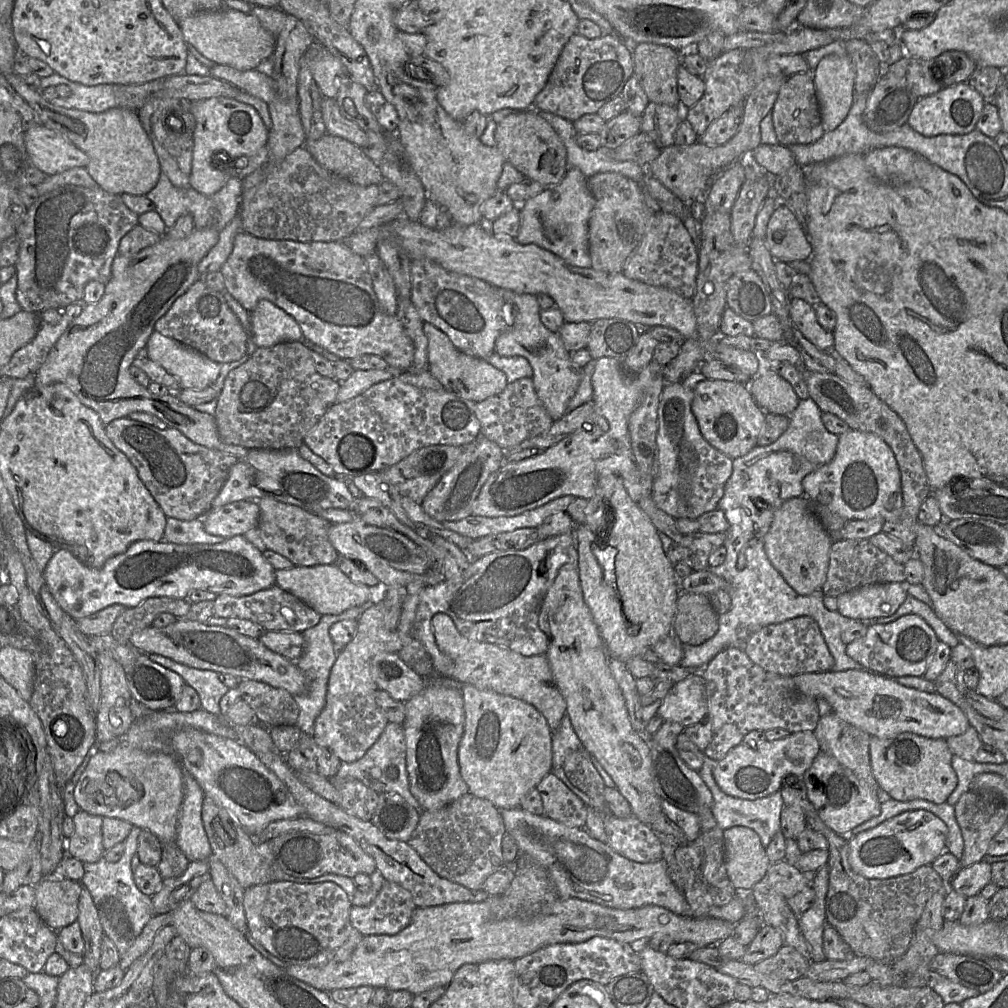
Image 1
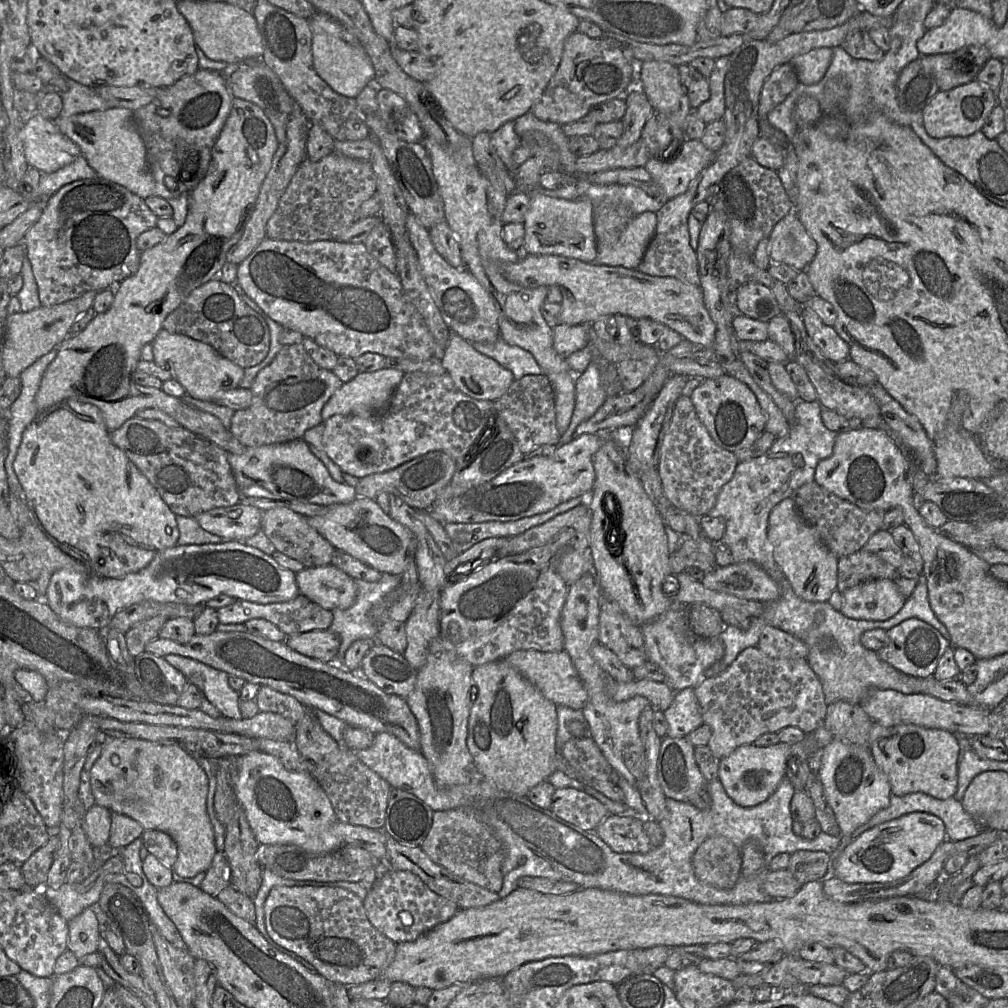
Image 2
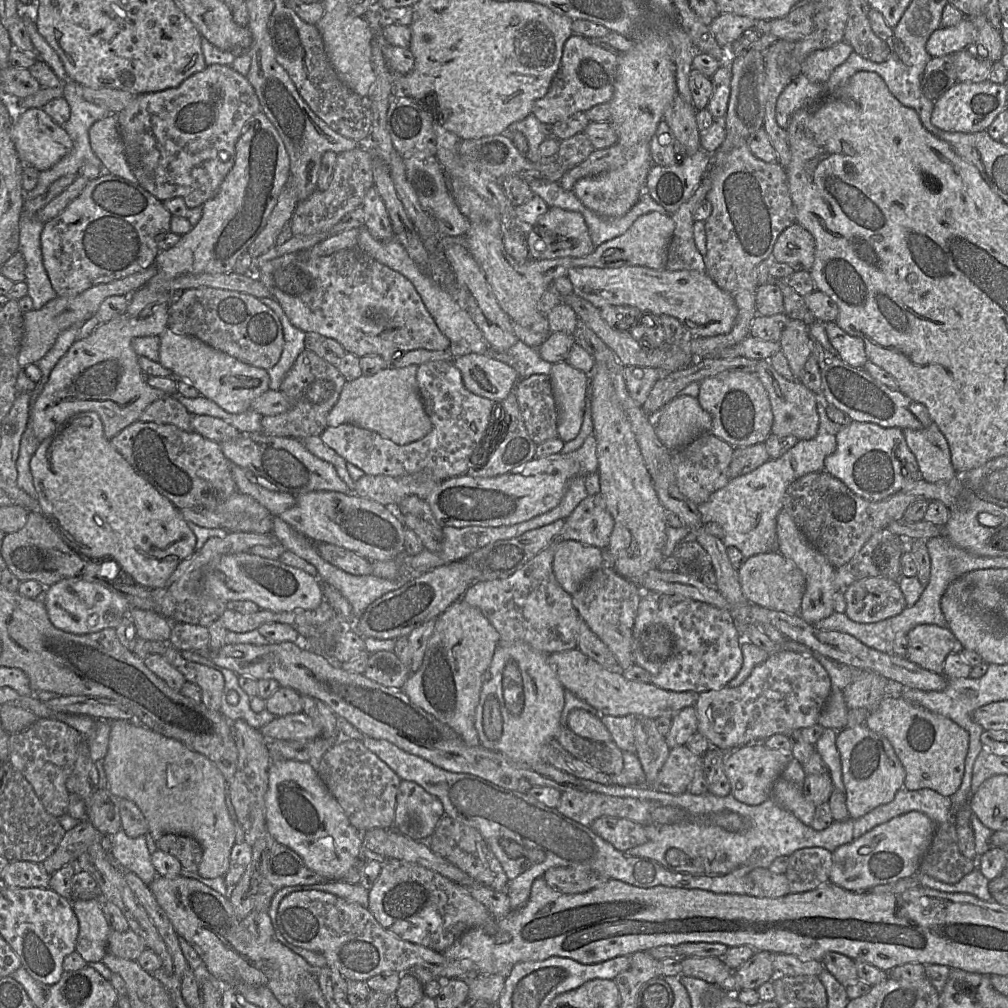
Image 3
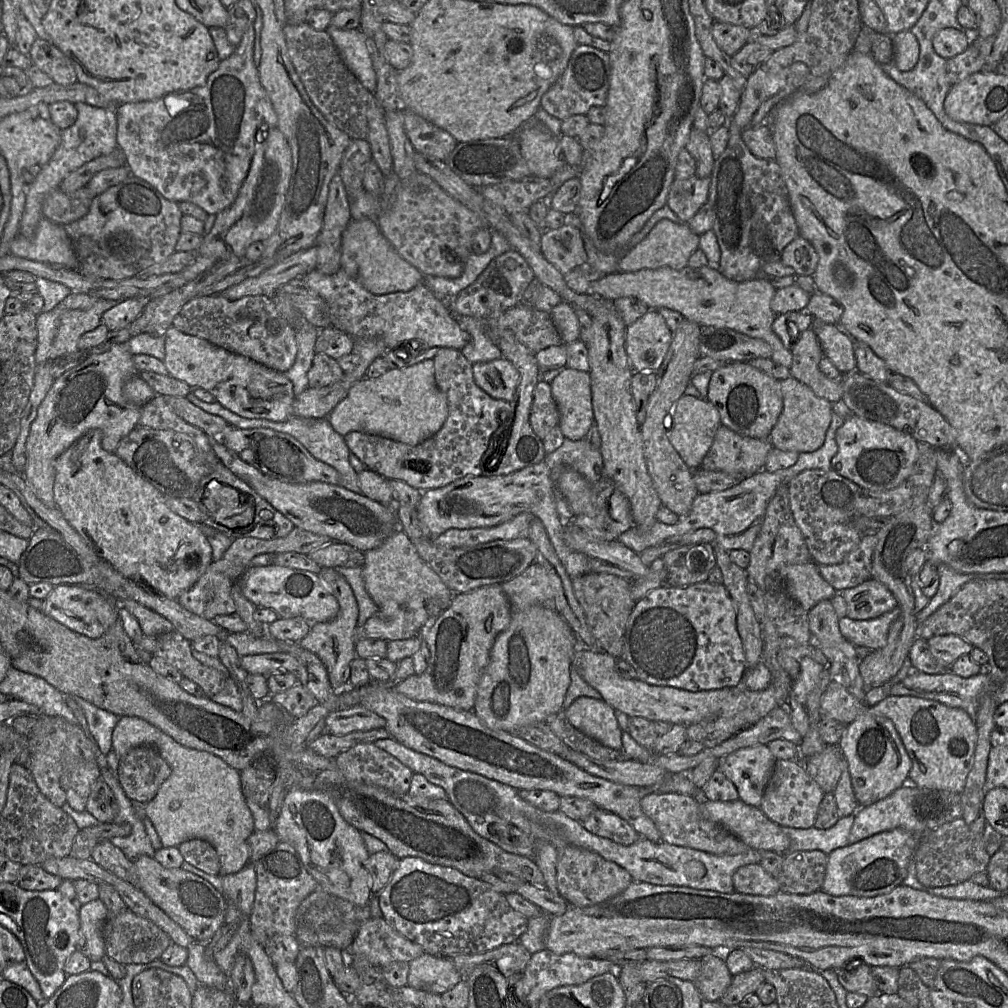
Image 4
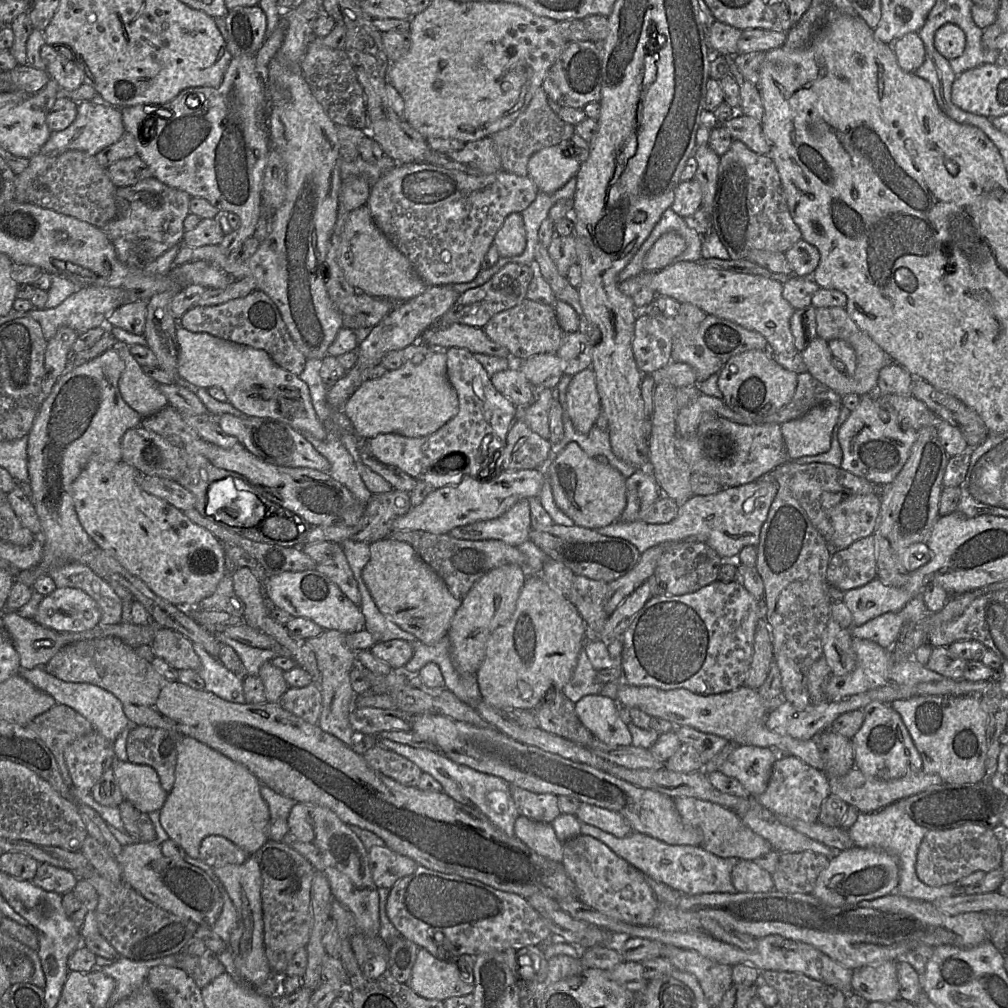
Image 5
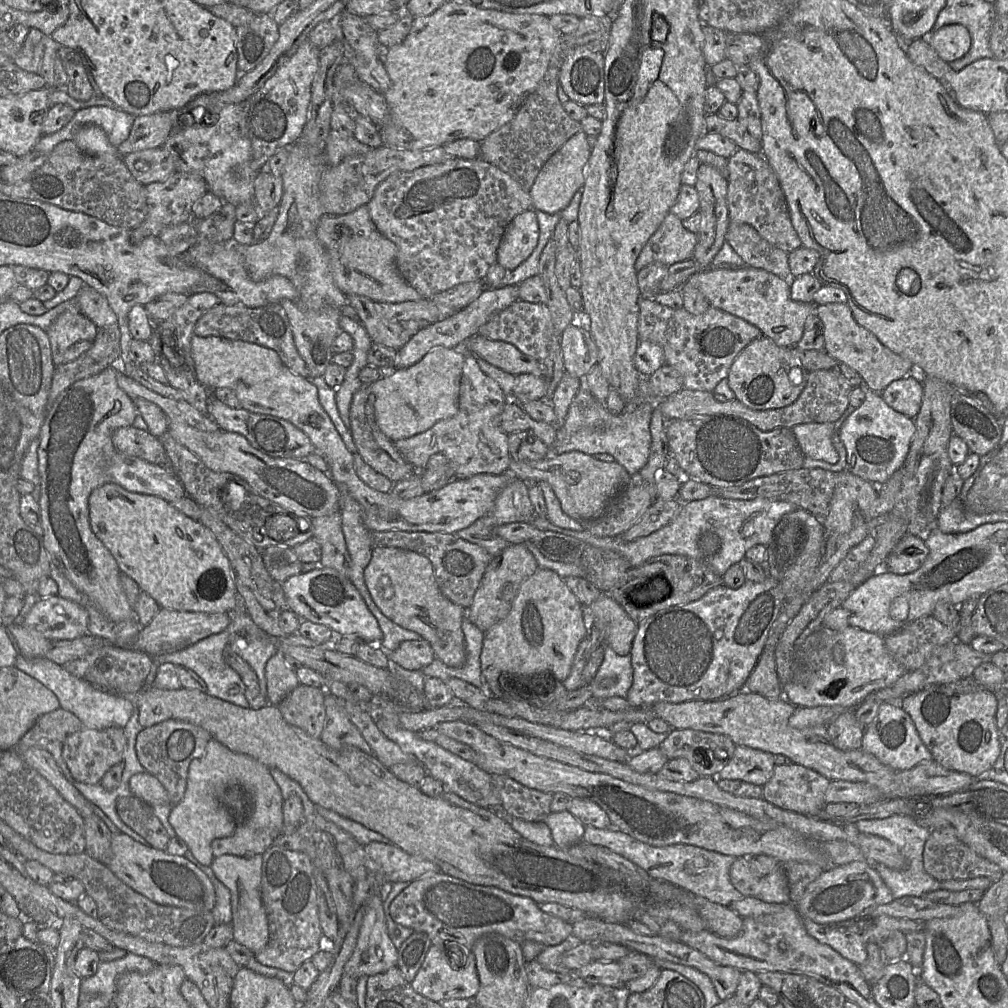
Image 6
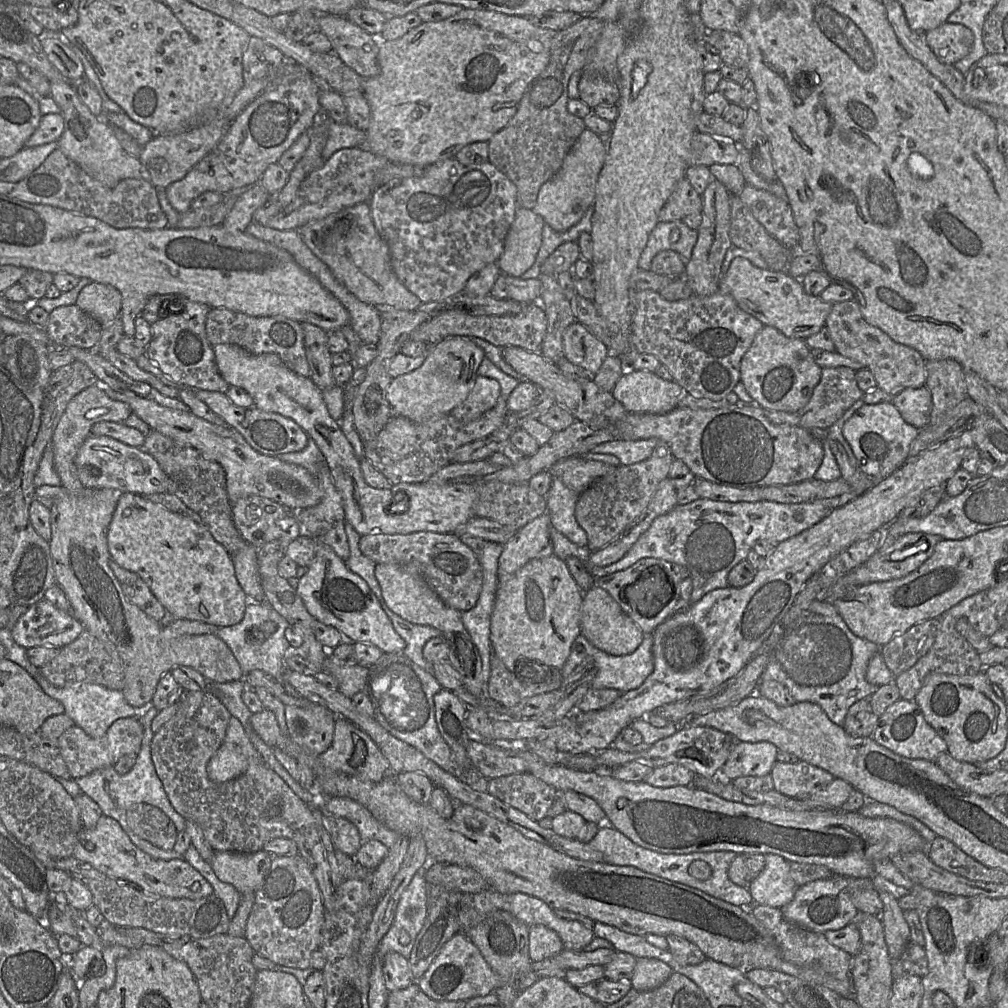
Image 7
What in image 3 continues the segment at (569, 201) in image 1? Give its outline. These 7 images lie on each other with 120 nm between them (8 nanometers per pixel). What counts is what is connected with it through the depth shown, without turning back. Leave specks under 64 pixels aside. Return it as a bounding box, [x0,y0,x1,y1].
[525,207,595,260]

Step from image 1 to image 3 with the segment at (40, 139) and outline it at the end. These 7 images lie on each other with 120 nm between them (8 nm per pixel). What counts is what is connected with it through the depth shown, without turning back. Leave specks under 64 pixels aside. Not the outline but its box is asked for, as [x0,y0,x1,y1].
[11,108,73,171]

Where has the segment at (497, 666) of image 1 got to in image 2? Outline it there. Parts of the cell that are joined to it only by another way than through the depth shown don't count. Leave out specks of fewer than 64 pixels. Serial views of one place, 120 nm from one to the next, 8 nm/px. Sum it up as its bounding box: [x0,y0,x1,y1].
[504,650,588,710]

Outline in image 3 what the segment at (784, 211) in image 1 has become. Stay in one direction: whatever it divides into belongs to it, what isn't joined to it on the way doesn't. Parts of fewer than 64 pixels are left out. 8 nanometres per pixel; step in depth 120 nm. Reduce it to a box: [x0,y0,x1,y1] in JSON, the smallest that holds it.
[773,222,815,271]

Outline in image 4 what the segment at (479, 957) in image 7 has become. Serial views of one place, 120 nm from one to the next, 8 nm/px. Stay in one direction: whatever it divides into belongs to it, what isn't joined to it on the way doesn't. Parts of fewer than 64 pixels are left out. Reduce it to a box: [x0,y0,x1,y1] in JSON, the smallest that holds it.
[407,953,463,995]

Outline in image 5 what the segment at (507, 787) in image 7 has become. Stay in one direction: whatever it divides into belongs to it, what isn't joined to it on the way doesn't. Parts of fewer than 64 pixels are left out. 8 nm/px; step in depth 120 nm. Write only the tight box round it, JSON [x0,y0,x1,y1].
[511,785,561,823]

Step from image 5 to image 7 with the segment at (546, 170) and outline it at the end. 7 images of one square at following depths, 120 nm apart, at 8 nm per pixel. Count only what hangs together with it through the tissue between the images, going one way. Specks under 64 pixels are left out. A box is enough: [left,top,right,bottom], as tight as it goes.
[531,128,606,232]

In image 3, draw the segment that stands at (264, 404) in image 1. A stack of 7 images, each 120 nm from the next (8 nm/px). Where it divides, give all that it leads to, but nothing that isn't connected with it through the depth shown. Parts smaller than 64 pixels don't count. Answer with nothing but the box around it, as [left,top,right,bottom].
[261,349,346,438]

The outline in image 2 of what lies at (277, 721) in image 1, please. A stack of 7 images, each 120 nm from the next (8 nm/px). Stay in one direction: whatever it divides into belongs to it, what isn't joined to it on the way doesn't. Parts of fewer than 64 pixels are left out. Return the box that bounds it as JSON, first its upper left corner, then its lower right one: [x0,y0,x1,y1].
[255,685,307,724]

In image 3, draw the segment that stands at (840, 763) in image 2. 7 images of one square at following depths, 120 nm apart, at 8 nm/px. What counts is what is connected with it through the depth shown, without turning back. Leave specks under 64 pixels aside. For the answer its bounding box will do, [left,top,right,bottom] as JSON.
[836,724,905,820]

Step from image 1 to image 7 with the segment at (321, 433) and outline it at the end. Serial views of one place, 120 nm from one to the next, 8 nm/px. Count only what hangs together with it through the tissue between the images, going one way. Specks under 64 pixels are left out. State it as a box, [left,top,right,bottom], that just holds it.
[450,375,499,423]

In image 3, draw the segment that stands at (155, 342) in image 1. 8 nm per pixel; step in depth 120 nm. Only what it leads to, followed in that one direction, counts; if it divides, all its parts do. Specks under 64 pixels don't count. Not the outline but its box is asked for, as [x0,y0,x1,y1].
[159,327,270,414]

